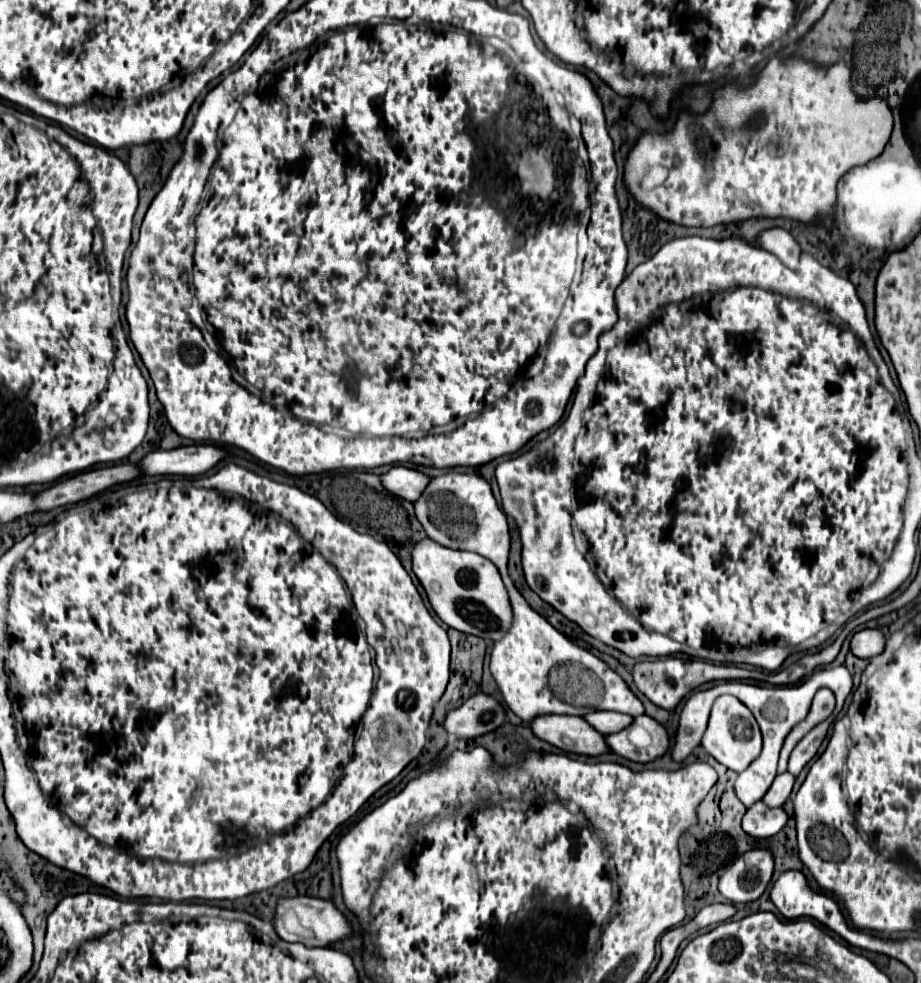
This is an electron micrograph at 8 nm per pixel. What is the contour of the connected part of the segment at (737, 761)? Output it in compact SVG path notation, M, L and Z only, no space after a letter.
M721 695L713 703L711 715L709 715L709 727L701 739L703 749L713 755L721 765L725 765L731 771L745 771L753 759L761 753L761 731L751 715L751 711L733 695Z

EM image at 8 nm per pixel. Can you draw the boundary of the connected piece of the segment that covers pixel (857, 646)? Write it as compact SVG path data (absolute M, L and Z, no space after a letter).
M863 629L851 639L851 653L861 659L871 659L885 649L885 635L879 629Z

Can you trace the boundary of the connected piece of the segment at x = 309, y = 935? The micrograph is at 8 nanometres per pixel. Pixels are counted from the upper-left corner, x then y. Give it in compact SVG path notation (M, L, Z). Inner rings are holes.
M297 895L297 897L281 897L277 901L277 909L275 909L275 915L273 915L273 927L275 927L277 935L283 941L289 941L289 943L299 941L299 943L303 943L307 947L309 945L311 947L327 947L329 943L339 941L339 939L345 939L351 933L351 927L347 923L347 919L343 917L341 911L337 911L333 907L331 901L317 899L317 897L303 897L303 895ZM287 915L297 917L299 931L289 931L287 929L287 921L285 921Z

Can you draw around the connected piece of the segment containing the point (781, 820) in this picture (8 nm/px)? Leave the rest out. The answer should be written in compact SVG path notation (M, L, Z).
M761 801L751 805L743 817L745 833L751 837L757 837L757 839L773 837L775 833L779 833L783 829L785 823L787 823L787 815L781 807L769 809Z

